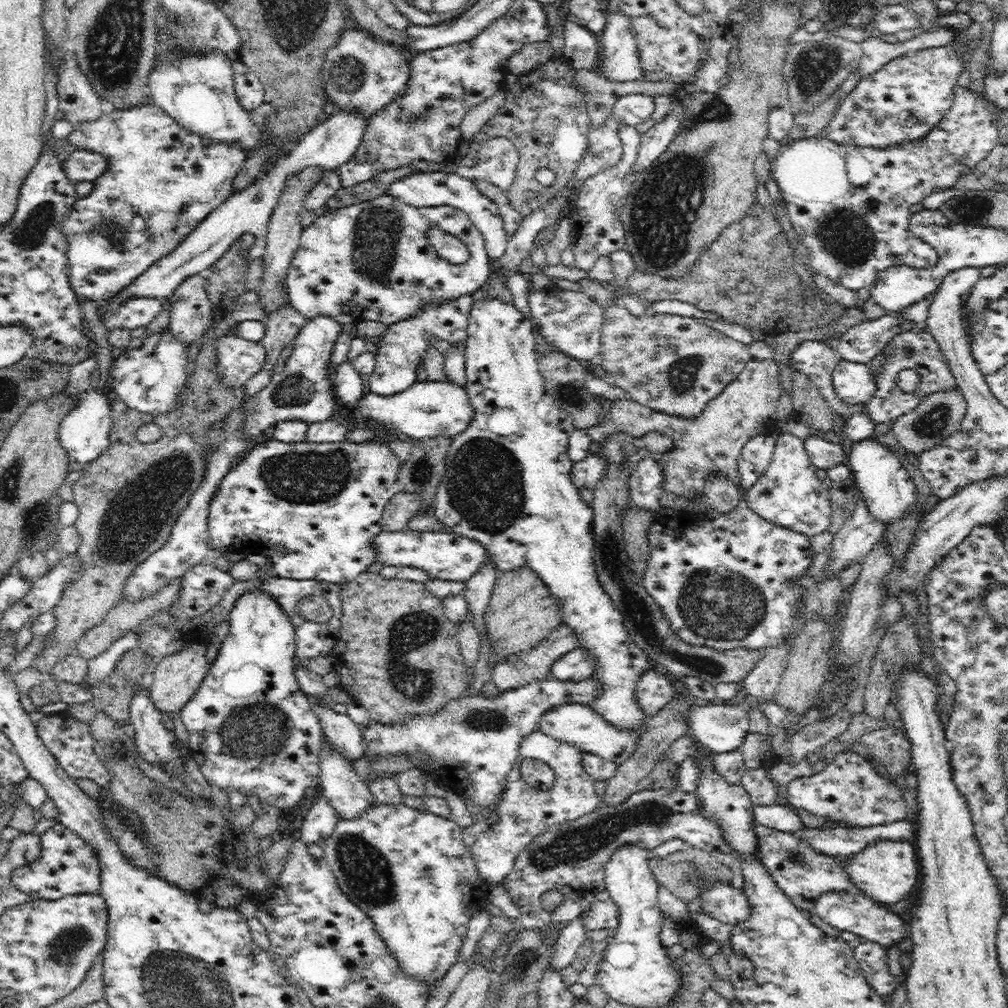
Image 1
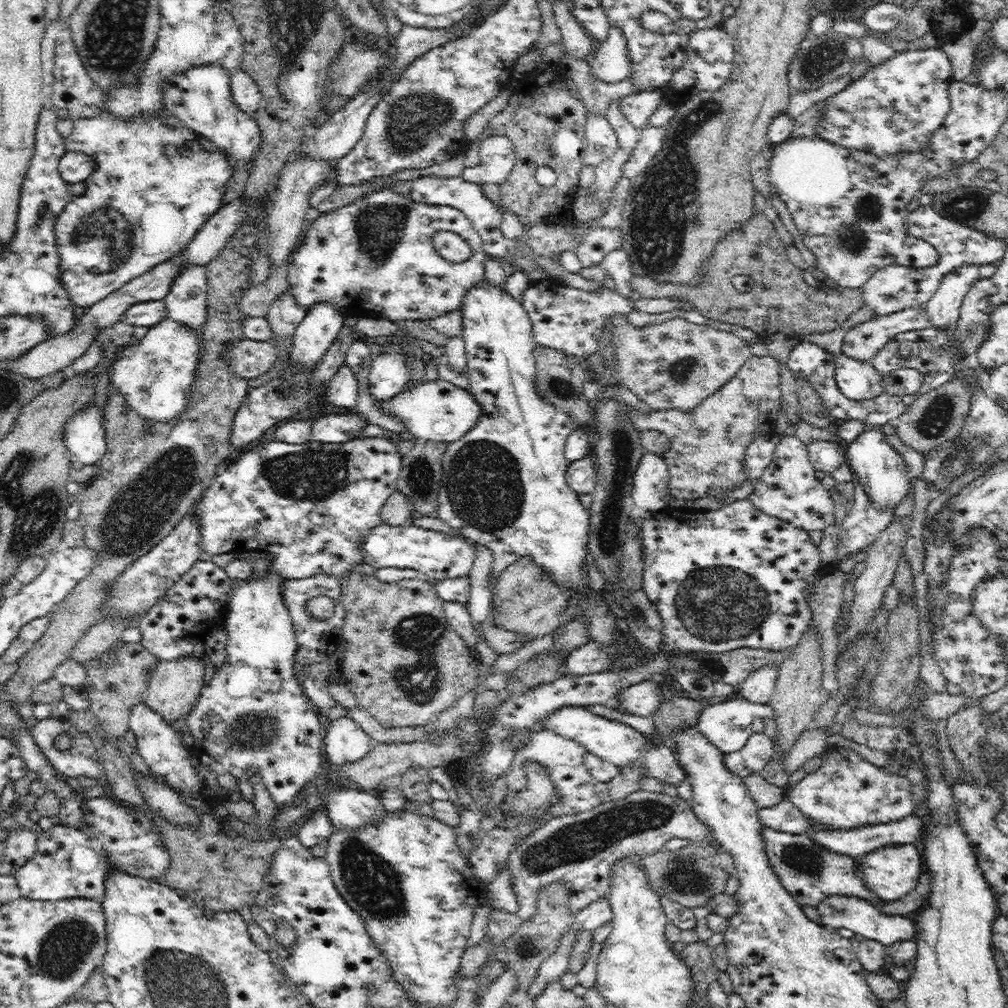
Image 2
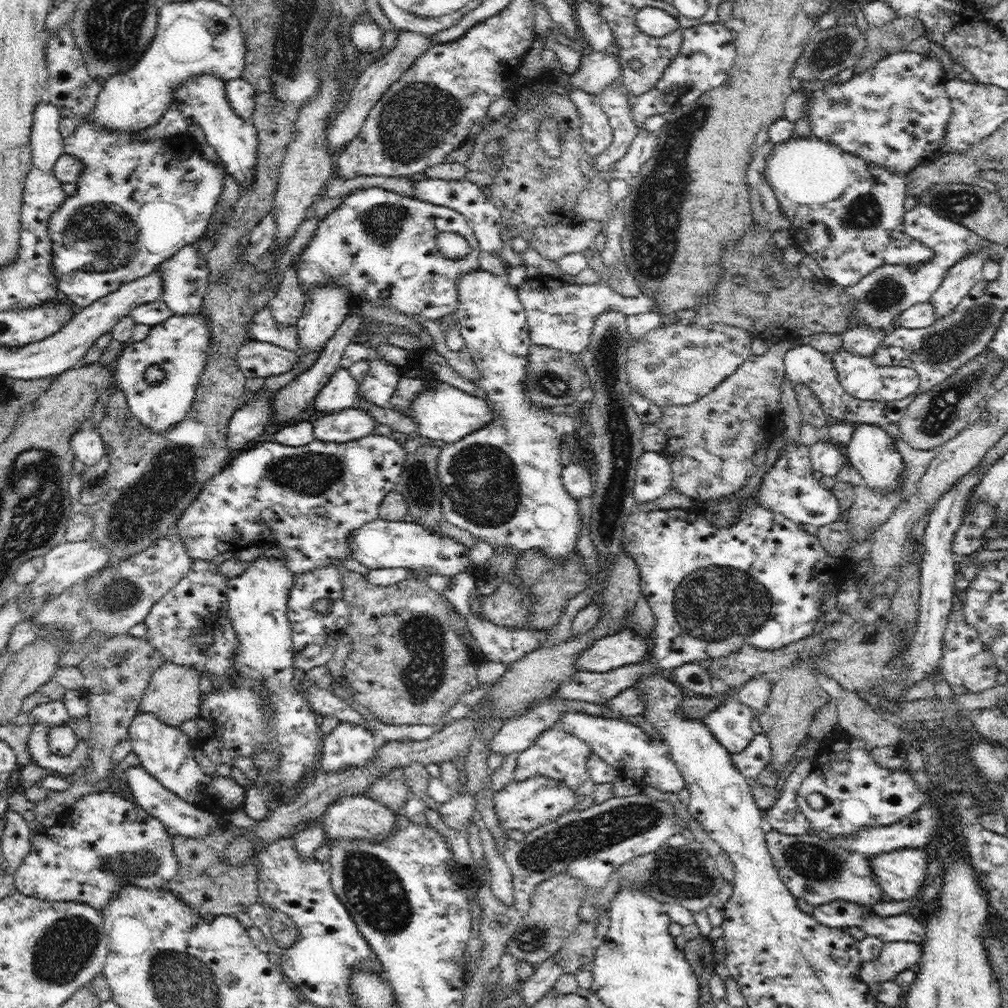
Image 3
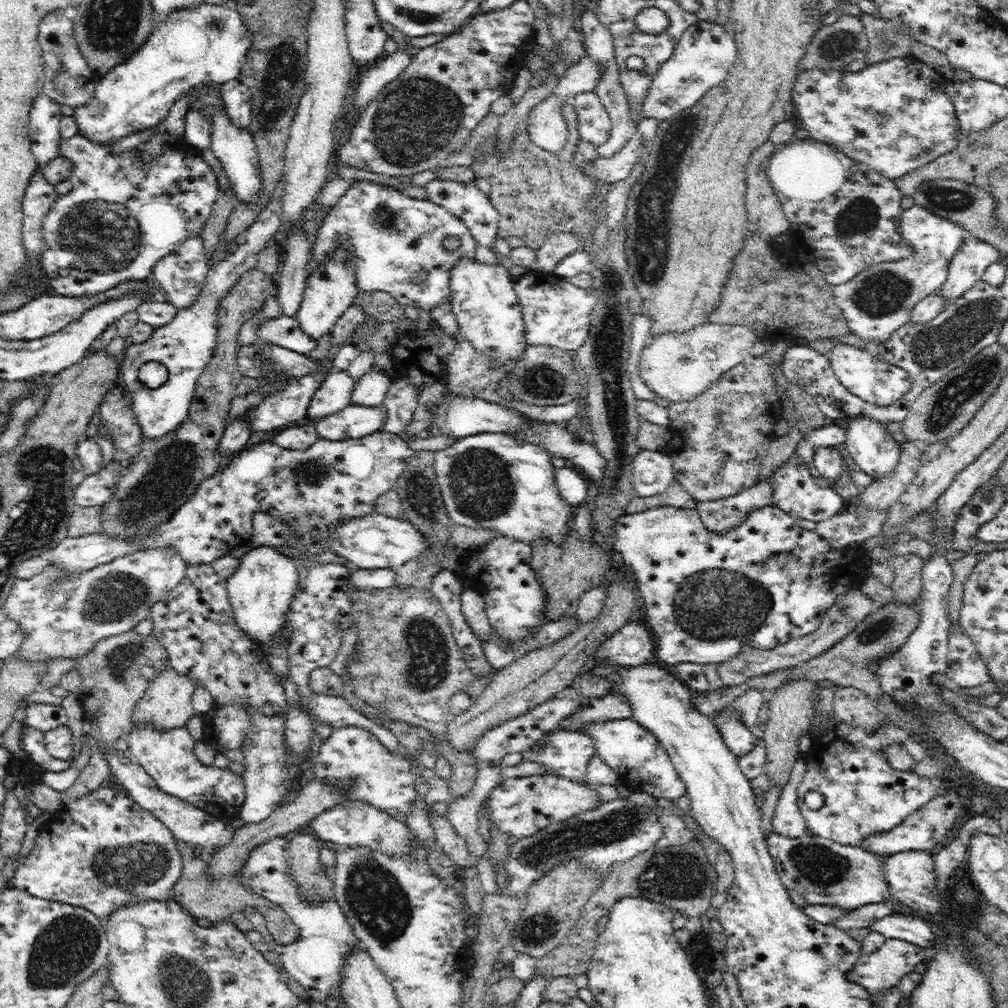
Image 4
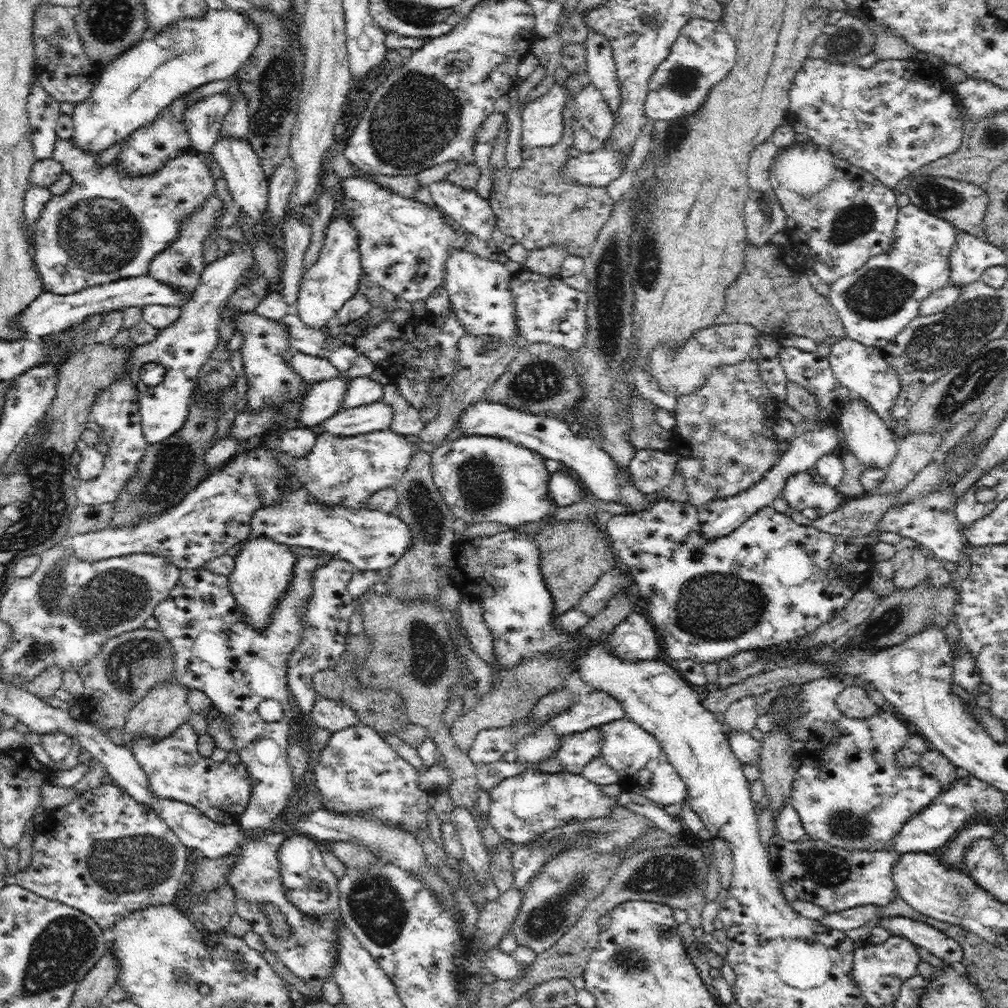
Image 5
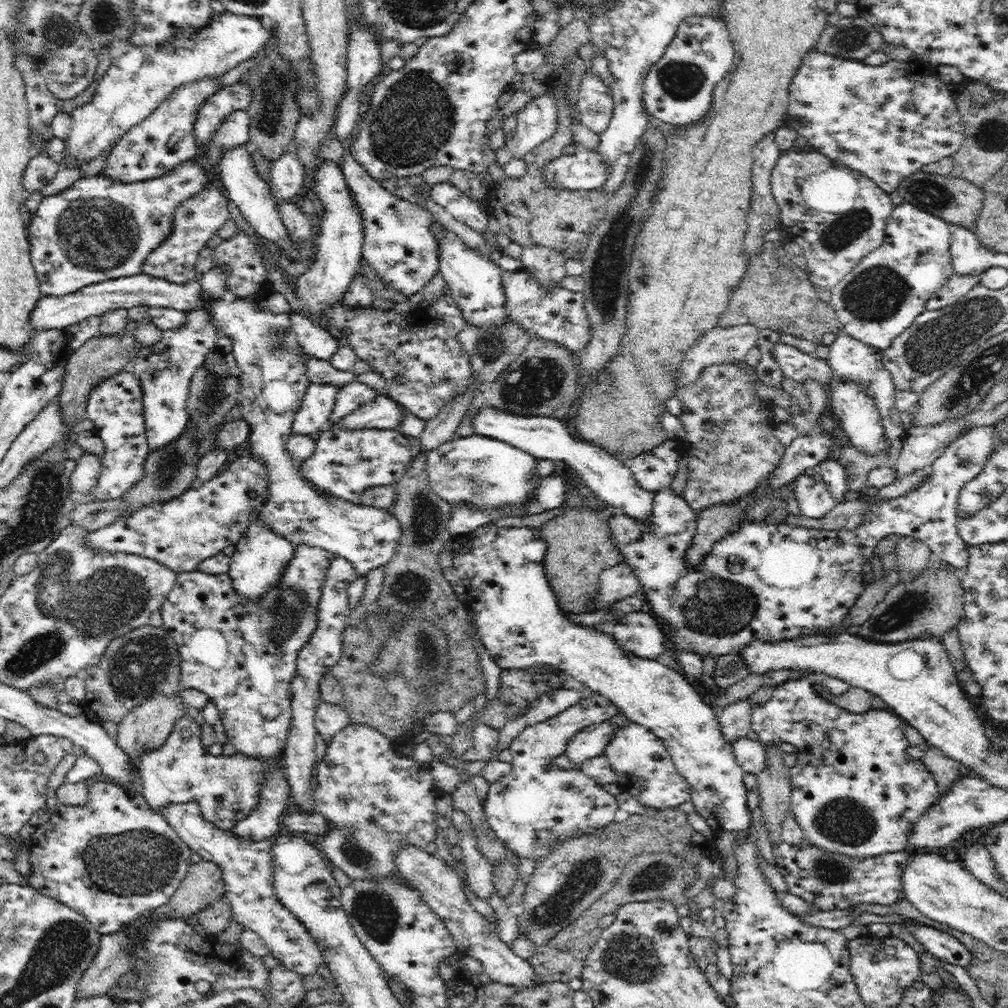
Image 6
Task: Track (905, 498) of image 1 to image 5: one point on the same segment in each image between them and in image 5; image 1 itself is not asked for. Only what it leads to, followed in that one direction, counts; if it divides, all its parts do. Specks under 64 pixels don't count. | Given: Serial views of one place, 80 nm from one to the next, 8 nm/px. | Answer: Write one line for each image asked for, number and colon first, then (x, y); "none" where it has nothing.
2: (881, 471)
3: (871, 451)
4: (871, 446)
5: (867, 436)

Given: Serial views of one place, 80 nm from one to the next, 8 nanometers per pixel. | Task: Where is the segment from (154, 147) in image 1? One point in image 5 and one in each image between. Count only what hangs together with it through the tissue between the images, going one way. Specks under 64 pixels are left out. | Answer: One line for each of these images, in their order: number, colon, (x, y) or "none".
2: (153, 188)
3: (137, 203)
4: (92, 243)
5: (108, 226)

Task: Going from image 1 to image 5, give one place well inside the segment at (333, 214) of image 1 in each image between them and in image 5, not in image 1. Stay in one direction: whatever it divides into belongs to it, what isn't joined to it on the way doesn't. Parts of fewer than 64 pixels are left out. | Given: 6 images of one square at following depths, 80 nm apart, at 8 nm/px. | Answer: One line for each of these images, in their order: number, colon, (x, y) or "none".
2: (375, 257)
3: (380, 246)
4: (397, 245)
5: (404, 244)

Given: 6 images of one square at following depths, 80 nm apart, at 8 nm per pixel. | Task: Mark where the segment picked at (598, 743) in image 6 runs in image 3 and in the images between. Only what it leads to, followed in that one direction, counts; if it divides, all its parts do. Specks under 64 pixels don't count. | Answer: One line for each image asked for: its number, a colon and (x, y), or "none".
3: (556, 754)
4: (566, 753)
5: (575, 750)

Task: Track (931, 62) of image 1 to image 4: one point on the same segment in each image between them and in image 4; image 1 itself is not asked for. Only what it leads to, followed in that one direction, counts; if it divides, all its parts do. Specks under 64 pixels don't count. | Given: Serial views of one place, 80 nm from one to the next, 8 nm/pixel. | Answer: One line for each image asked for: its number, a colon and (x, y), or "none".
2: (895, 107)
3: (895, 114)
4: (895, 115)

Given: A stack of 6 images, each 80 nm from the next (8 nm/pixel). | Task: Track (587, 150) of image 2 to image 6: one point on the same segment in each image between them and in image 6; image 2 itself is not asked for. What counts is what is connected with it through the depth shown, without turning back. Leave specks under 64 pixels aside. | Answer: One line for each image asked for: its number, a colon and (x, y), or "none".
3: (596, 130)
4: (594, 124)
5: (596, 116)
6: (595, 105)

